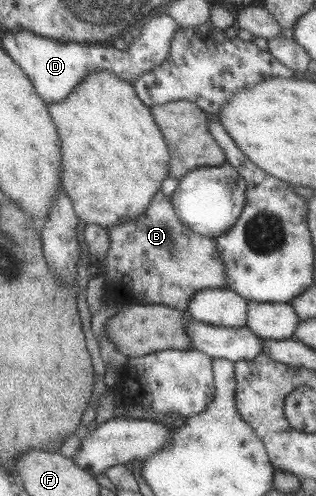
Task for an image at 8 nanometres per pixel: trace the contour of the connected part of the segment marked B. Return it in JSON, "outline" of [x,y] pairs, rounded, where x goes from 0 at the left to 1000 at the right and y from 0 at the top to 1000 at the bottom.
{"outline":[[[509,381],[478,397],[459,427],[443,429],[430,442],[402,444],[377,454],[335,460],[345,474],[345,498],[326,534],[335,560],[332,597],[364,611],[386,615],[525,615],[566,627],[585,627],[598,601],[620,589],[649,581],[715,581],[709,546],[684,506],[677,480],[649,478],[604,466],[554,429],[538,399]]]}

